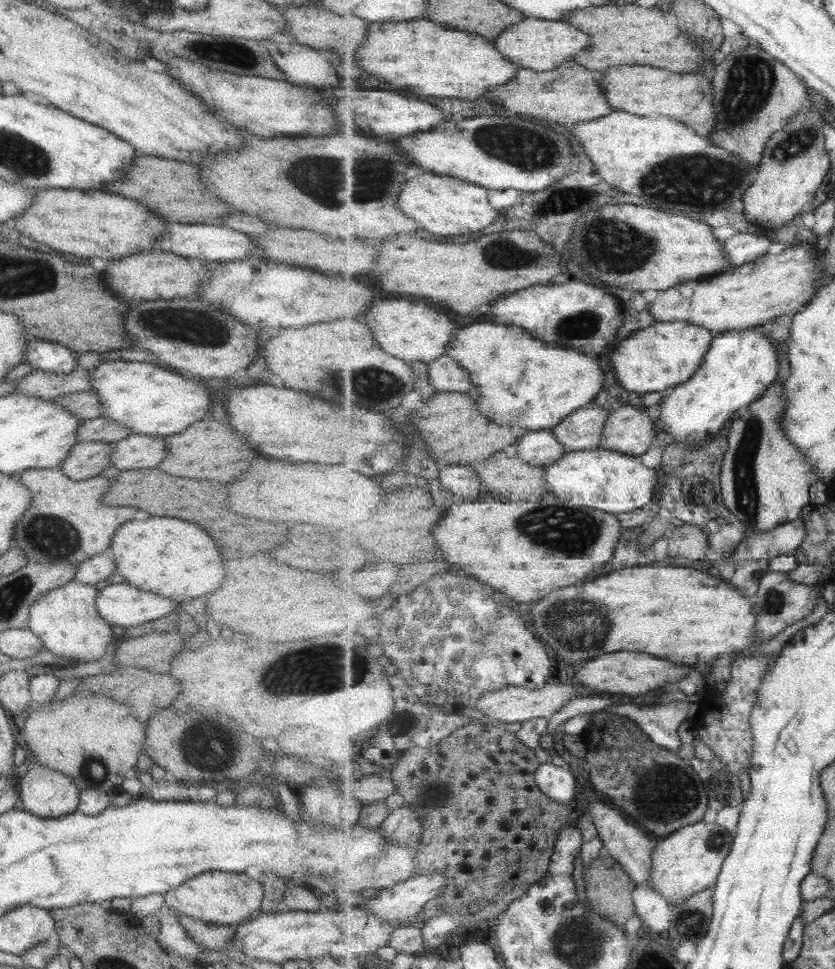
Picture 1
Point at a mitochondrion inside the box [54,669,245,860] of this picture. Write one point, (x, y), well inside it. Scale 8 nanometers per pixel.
(206, 756)

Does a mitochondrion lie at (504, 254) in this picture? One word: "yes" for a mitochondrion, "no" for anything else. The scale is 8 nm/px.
yes

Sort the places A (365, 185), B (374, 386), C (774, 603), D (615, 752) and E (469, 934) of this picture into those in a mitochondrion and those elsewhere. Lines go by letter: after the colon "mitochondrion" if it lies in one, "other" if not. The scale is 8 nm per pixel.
A: mitochondrion
B: mitochondrion
C: mitochondrion
D: mitochondrion
E: other

